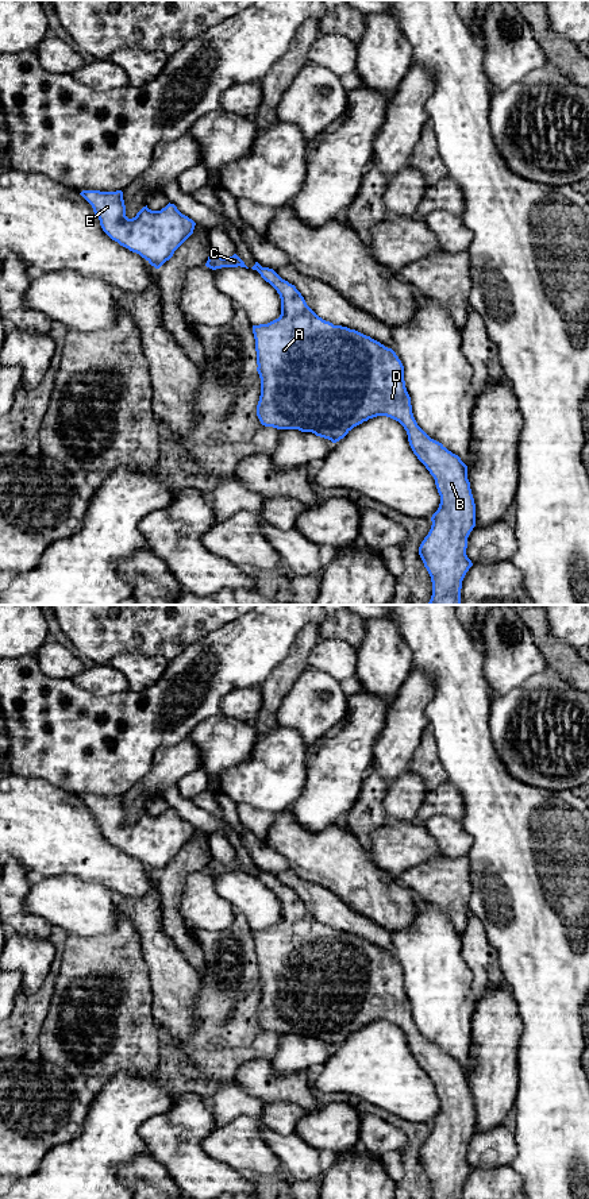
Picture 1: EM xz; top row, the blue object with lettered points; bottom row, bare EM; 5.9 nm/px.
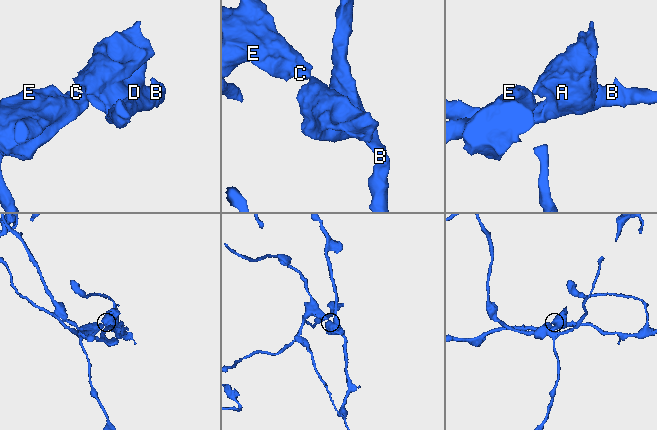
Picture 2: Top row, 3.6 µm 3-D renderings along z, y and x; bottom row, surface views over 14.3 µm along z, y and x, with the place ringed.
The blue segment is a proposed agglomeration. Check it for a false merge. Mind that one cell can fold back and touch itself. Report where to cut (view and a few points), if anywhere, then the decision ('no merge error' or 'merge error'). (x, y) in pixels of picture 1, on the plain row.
cut in xz along (261, 871), (257, 875); merge error

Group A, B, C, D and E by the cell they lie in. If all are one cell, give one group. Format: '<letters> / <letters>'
A B D / C E

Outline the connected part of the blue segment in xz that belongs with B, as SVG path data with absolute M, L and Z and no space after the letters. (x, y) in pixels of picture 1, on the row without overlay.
M261 871L258 878L281 903L278 924L253 930L257 976L261 983L257 1010L261 1029L312 1037L336 1048L369 1023L386 1021L399 1026L407 1036L413 1059L434 1082L440 1100L439 1113L431 1122L431 1134L419 1152L419 1160L431 1181L432 1199L461 1199L462 1185L473 1171L466 1153L467 1142L476 1131L476 1109L467 1084L467 1071L417 1030L401 965L392 953L370 941L319 922L296 891L282 884L273 874Z

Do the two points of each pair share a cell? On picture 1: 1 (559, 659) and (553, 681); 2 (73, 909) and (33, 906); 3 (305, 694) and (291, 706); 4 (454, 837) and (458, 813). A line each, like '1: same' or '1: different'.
1: different
2: same
3: same
4: different

